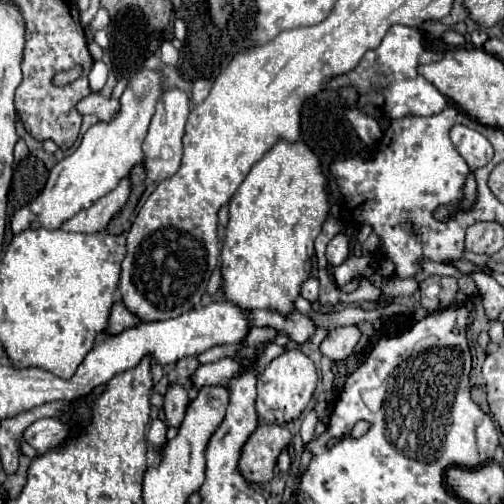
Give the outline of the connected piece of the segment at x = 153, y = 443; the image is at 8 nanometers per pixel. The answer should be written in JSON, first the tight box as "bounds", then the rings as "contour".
{"bounds":[147,420,167,452],"contour":[[[153,420],[153,422],[151,422],[151,428],[149,428],[147,434],[147,442],[151,450],[161,452],[163,444],[167,442],[167,438],[165,438],[165,430],[167,430],[167,426],[165,426],[161,420]]]}

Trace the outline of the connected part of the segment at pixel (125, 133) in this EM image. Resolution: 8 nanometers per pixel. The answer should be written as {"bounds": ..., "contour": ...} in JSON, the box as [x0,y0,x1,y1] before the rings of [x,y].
{"bounds":[10,70,163,234],"contour":[[[153,70],[137,72],[135,78],[131,78],[127,90],[121,96],[121,110],[117,118],[109,124],[99,122],[91,126],[85,132],[79,148],[53,166],[45,190],[29,206],[18,209],[10,218],[13,234],[19,234],[29,228],[61,228],[63,222],[73,218],[73,214],[87,210],[89,206],[93,206],[93,202],[111,192],[117,186],[117,182],[131,172],[135,164],[145,160],[141,146],[149,128],[149,120],[155,114],[157,98],[161,94],[161,78],[163,74],[157,74]]]}

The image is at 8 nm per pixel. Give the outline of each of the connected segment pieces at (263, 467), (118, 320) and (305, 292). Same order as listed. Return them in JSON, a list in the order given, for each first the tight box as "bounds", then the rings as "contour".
[{"bounds":[239,424,291,484],"contour":[[[263,424],[247,438],[241,458],[239,472],[247,482],[263,484],[273,478],[273,468],[277,456],[291,442],[291,434],[287,428],[277,424]]]},{"bounds":[107,300,141,336],"contour":[[[119,300],[119,302],[115,302],[113,308],[111,308],[107,334],[111,334],[111,336],[113,336],[113,334],[121,334],[123,330],[135,328],[135,326],[139,326],[139,324],[141,324],[141,320],[139,320],[135,314],[131,314],[131,312],[127,310],[127,306]]]},{"bounds":[301,278,319,304],"contour":[[[309,278],[303,286],[301,286],[301,296],[305,300],[309,300],[311,304],[315,304],[319,300],[319,280],[317,278]]]}]

